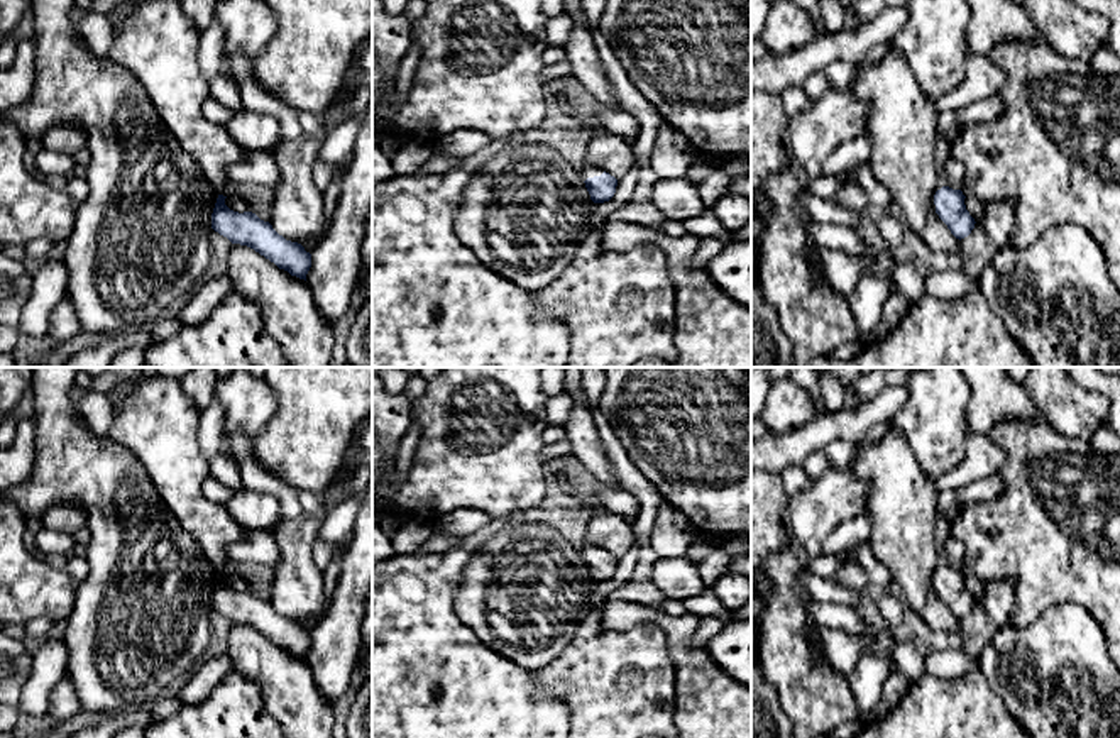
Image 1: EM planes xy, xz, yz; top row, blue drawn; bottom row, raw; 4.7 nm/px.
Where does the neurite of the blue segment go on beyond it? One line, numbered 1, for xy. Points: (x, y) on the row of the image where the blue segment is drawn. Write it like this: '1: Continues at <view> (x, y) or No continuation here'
1: No continuation here

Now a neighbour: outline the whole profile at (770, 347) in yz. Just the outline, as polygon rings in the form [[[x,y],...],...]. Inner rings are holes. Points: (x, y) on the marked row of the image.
[[[751,278],[751,367],[792,367],[792,342],[783,333],[778,311],[765,301]]]

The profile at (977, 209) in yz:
[[[966,196],[964,205],[966,205],[966,210],[969,212],[969,215],[975,218],[975,222],[985,225],[986,203],[978,200],[976,196]]]

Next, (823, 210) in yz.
[[[810,193],[800,195],[799,201],[810,218],[819,223],[854,227],[861,218],[861,210],[846,208]]]

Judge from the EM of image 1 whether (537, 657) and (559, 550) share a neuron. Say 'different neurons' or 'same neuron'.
same neuron

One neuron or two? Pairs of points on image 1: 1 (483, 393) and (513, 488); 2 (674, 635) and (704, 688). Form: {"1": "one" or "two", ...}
{"1": "one", "2": "one"}

